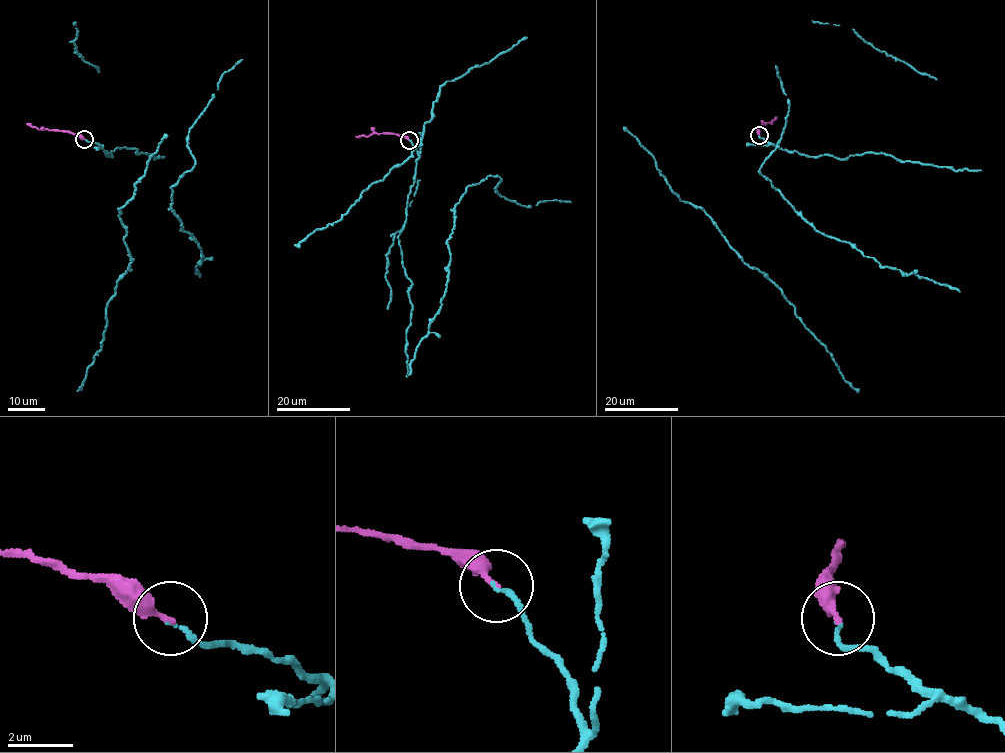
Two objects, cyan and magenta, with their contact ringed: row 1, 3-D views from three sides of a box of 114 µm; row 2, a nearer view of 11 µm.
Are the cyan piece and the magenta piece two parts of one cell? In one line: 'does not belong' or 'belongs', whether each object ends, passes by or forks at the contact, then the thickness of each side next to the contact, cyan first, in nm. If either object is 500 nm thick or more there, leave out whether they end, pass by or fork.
belongs; cyan ends; magenta ends; calibres 120 and 280 nm

